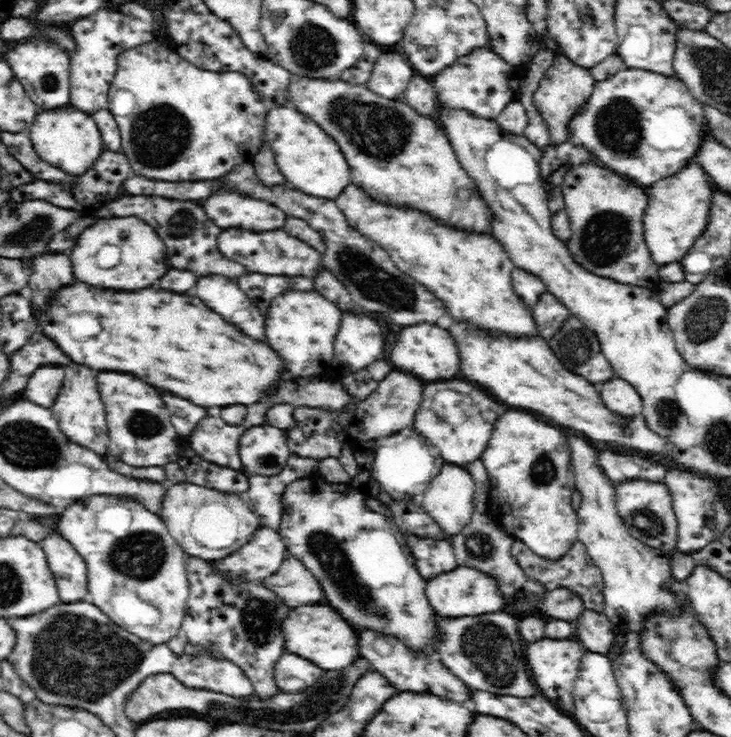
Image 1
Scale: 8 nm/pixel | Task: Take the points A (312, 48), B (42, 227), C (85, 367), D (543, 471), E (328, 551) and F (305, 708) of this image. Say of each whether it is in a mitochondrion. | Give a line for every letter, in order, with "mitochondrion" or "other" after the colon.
A: mitochondrion
B: mitochondrion
C: other
D: mitochondrion
E: mitochondrion
F: mitochondrion

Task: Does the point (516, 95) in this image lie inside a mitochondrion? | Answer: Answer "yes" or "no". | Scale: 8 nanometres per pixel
no

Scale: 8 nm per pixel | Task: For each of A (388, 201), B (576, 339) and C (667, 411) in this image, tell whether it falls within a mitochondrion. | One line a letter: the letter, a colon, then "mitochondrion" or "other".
A: other
B: mitochondrion
C: mitochondrion

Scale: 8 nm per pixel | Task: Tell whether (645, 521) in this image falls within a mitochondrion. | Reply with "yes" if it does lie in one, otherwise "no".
yes

